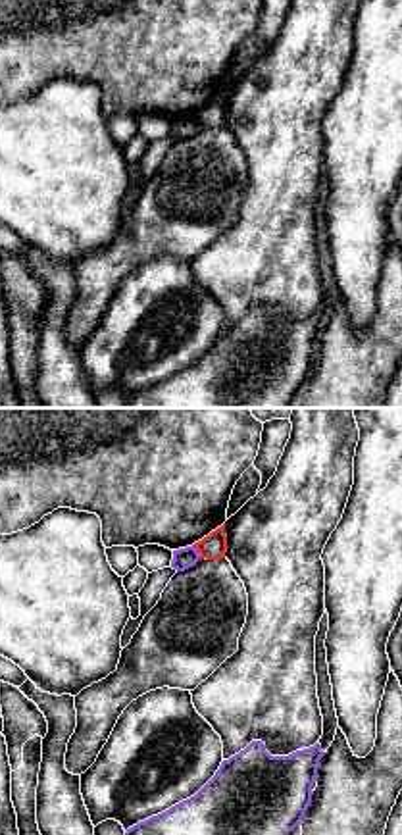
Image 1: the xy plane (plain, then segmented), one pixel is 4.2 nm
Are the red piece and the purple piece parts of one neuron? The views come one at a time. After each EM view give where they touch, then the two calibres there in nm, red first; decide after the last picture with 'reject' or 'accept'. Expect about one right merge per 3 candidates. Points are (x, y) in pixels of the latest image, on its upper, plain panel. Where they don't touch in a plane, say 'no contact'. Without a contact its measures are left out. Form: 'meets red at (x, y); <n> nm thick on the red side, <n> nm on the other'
meets red at (197, 118); 110 nm thick on the red side, 90 nm on the other

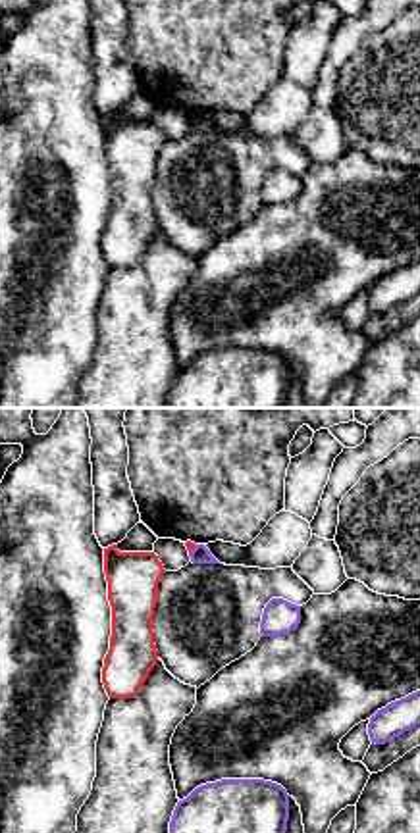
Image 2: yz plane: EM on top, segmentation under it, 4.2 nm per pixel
meets red at (193, 116); 40 nm thick on the red side, 80 nm on the other

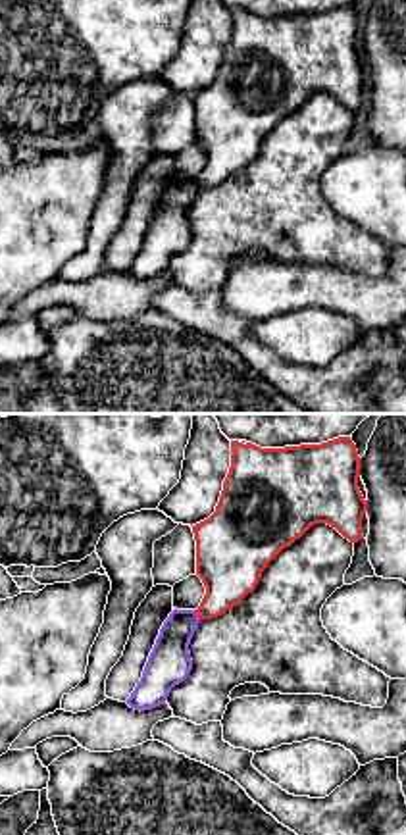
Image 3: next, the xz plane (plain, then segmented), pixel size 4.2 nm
meets red at (197, 181); 280 nm thick on the red side, 180 nm on the other

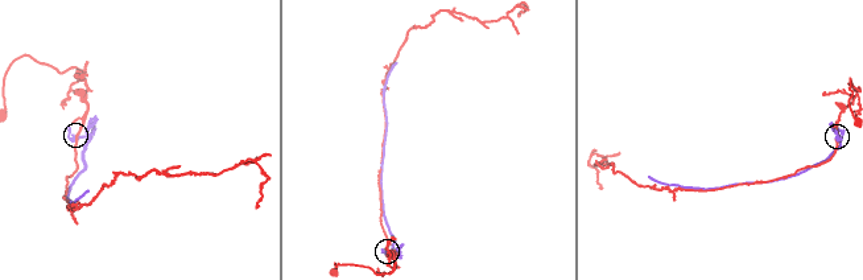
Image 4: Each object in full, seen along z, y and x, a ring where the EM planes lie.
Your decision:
reject

